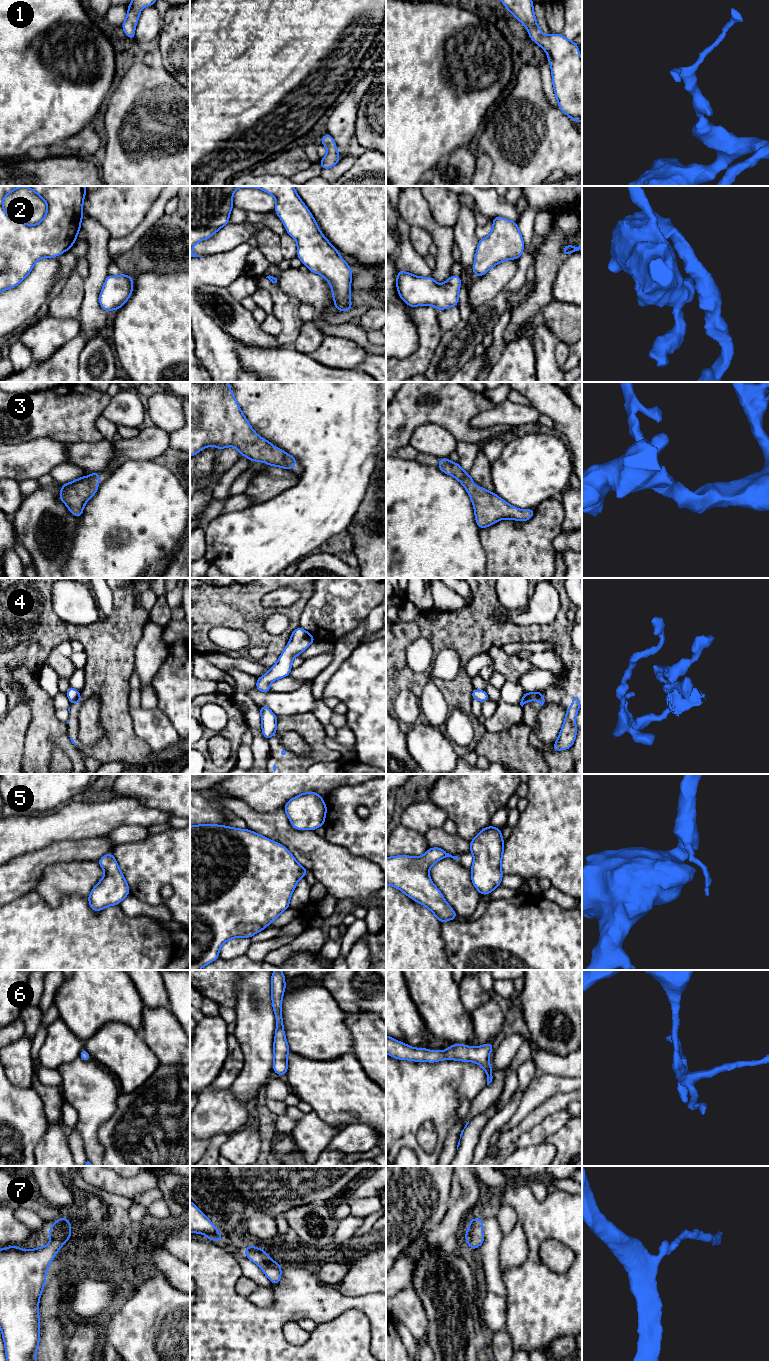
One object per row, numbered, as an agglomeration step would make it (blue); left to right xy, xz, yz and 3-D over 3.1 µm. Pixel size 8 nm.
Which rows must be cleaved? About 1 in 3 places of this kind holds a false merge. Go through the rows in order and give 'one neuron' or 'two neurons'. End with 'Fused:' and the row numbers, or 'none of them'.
1: one neuron
2: one neuron
3: one neuron
4: two neurons
5: one neuron
6: one neuron
7: one neuron
Fused: 4

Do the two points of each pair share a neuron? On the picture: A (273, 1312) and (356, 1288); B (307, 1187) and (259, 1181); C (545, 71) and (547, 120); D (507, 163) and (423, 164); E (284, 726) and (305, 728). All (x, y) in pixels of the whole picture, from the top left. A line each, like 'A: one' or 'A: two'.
A: two
B: one
C: two
D: two
E: one

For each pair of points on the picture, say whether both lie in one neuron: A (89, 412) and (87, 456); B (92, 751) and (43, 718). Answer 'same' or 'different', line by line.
A: different
B: same

